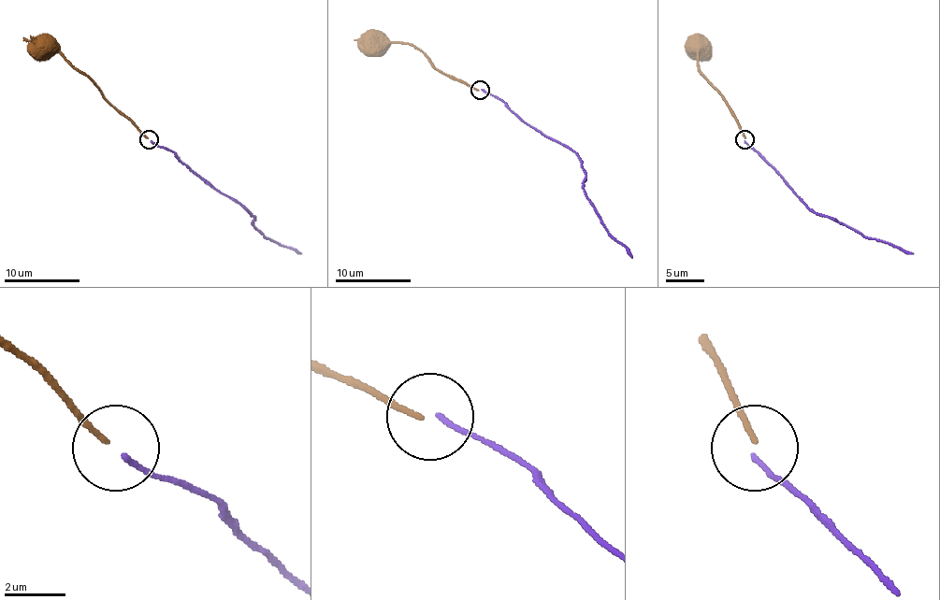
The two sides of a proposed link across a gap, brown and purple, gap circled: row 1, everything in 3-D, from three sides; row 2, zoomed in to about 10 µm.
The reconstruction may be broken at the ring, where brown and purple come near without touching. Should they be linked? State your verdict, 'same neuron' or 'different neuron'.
same neuron

